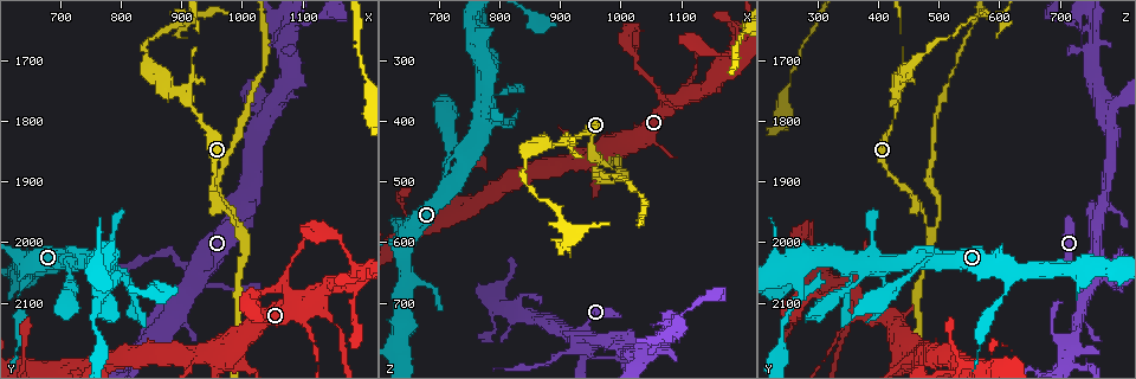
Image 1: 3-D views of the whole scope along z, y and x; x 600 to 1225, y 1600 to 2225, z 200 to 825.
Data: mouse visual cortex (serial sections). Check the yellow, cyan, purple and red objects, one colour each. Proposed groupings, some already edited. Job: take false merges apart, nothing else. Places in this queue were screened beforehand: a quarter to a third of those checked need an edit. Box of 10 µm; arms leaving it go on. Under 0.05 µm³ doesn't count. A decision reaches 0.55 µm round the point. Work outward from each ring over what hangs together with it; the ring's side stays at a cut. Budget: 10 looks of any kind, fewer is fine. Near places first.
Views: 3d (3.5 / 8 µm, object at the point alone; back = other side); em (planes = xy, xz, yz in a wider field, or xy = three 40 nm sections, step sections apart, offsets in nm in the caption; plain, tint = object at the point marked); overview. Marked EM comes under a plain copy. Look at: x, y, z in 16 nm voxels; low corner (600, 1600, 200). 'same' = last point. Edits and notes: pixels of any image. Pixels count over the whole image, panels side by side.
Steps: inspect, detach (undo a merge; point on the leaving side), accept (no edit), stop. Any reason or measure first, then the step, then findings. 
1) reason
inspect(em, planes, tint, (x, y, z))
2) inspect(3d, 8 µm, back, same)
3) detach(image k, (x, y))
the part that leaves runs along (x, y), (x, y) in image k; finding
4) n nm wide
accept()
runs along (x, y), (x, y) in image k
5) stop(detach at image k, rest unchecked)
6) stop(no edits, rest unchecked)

two arms in line, one across
inspect(3d, 3.5 µm, (995, 1980, 490))

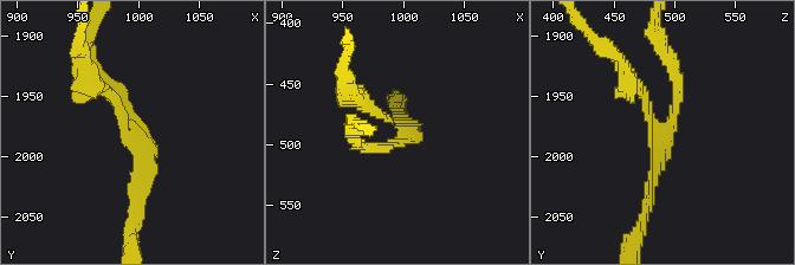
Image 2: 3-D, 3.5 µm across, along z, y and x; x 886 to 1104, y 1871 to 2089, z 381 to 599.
inspect(em, xy, step 2, tint, (998, 1980, 492))

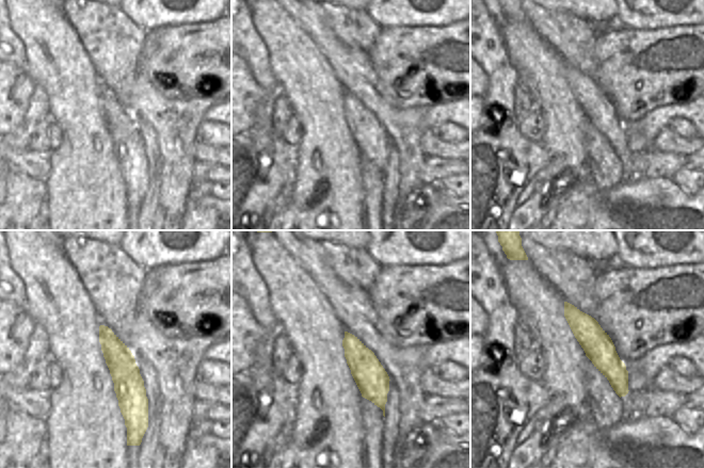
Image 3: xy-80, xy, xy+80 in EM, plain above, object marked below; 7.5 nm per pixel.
detach(image 2, (657, 155))
the part that leaves runs along (652, 121), (664, 131), (676, 105), (666, 59) in image 2; two cells meet here

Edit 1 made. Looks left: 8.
inspect(3d, 3.5 µm, back, (910, 1760, 430))

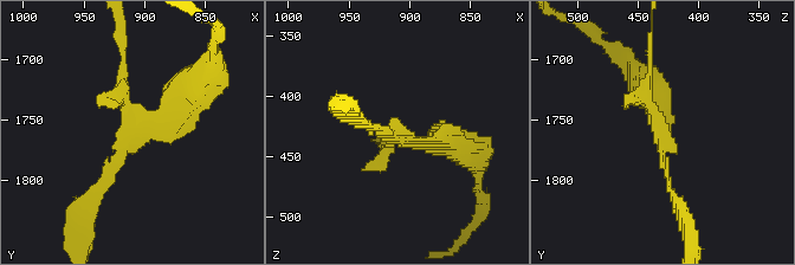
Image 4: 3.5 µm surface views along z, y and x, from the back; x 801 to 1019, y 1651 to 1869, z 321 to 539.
3 arms; arms of 100, 150, 300 nm
inspect(em, planes, tint, (910, 1766, 430))

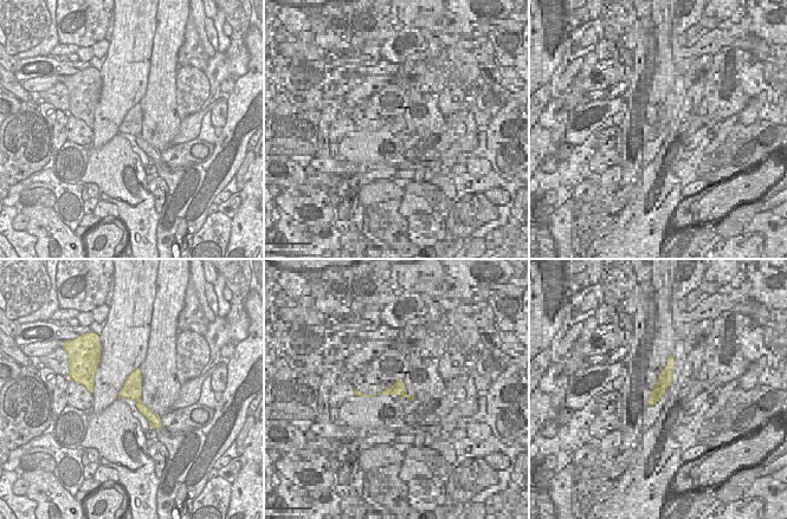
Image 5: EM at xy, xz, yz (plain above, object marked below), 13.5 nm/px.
detach(image 4, (458, 159))
the part that leaves runs along (426, 140), (473, 157), (477, 188) in image 4; a second cell is stuck on

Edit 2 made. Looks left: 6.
sudden change in width
inspect(3d, 8 µm, (760, 2090, 270))

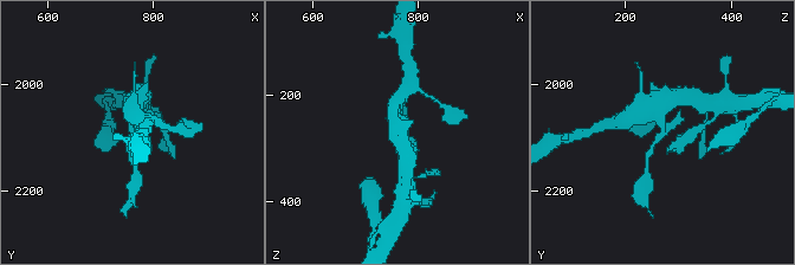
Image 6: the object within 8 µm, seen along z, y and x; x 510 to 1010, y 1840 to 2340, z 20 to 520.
now the EM
inspect(em, xy, step 1, tint, same)

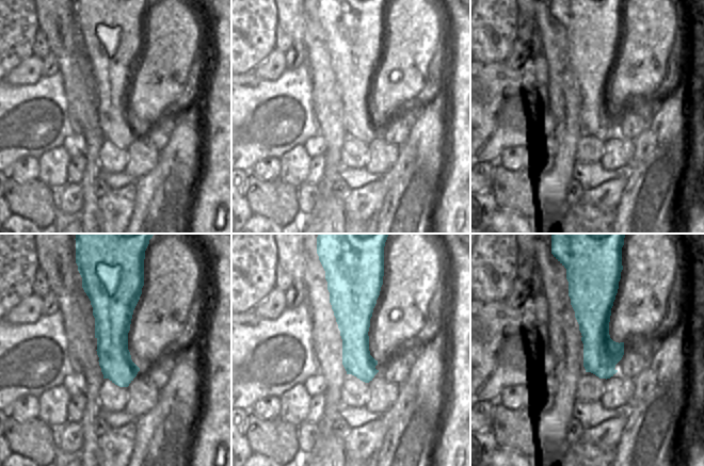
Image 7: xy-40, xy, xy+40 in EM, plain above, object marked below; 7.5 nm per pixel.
detach(image 6, (652, 147))
a second cell is stuck on

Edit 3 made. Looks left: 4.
redraw
inspect(overview)

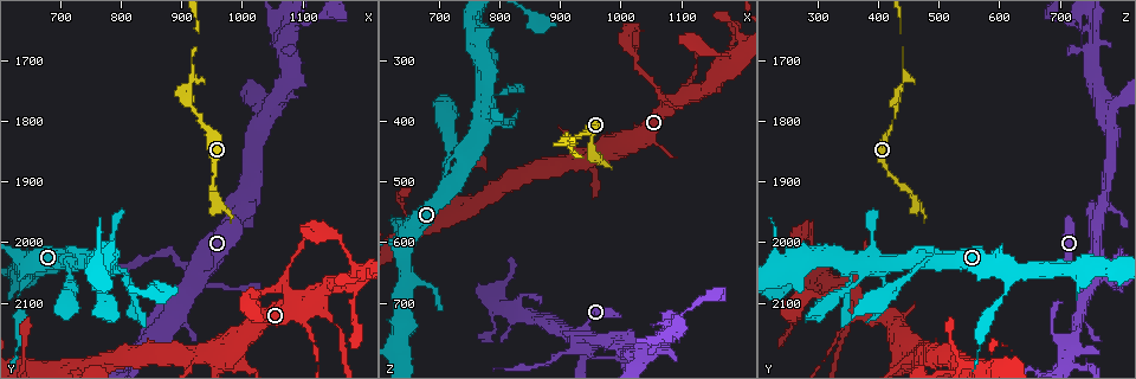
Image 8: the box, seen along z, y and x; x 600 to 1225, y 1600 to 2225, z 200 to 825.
four-way junction
inspect(3d, 3.5 µm, (1075, 1655, 755))

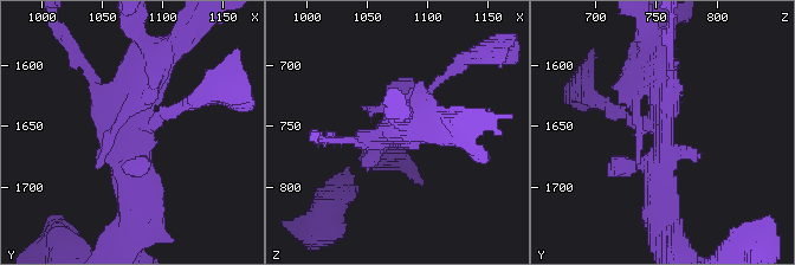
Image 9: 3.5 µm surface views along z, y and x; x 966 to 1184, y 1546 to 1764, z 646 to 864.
shape alone is not enough
inspect(em, xy, step 1, tint, (1078, 1654, 754))

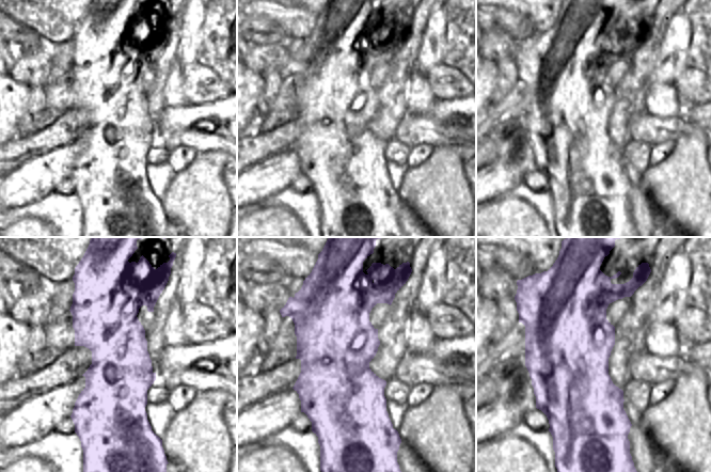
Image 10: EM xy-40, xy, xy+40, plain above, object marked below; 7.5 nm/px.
600 nm wide
accept()
runs along (664, 217), (664, 99), (637, 78) in image 9; one cell here

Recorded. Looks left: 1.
stop(detach at image 2, detach at image 4, detach at image 6, rest unchecked)

